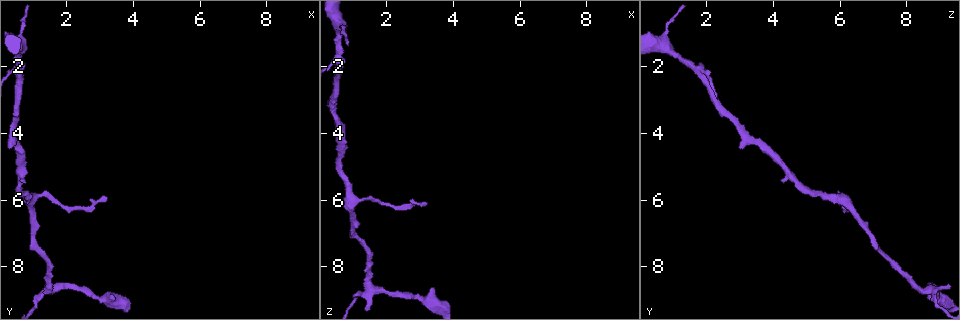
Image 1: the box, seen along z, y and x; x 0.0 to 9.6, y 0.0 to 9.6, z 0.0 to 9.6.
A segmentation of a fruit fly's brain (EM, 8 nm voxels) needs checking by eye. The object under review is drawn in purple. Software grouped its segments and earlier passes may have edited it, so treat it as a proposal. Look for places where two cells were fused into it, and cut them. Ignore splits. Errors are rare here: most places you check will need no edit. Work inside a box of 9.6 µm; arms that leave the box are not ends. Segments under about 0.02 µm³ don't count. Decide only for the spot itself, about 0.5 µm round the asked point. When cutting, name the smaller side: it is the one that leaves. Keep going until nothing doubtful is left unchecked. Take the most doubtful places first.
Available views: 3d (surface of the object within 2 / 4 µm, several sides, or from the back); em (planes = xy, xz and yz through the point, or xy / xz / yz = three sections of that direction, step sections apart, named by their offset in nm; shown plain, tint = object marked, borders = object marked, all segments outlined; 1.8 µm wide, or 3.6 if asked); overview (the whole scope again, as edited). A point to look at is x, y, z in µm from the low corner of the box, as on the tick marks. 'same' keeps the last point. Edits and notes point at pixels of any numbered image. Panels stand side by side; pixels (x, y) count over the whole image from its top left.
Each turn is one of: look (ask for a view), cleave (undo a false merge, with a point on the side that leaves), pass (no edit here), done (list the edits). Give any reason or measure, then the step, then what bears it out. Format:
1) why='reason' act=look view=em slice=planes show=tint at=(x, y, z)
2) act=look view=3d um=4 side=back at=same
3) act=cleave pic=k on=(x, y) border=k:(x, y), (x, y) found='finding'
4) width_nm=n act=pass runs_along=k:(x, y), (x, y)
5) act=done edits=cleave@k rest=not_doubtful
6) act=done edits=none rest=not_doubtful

why='narrows sharply' act=look view=3d um=2 at=(0.60, 2.10, 1.85)

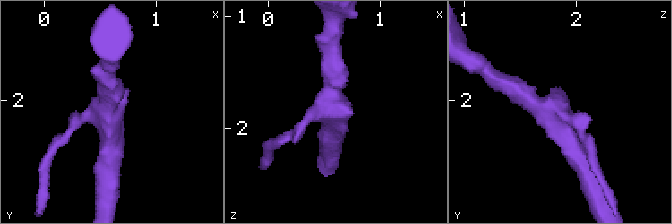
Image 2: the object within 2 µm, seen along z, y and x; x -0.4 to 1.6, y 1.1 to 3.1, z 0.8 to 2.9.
arms=3 act=look view=em slice=planes show=tint at=(0.60, 2.08, 1.80)

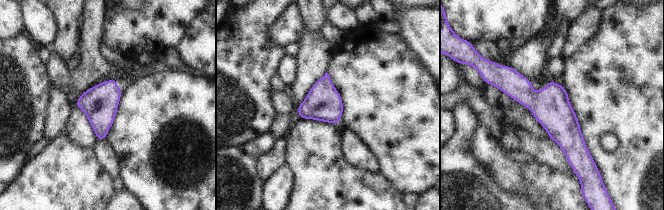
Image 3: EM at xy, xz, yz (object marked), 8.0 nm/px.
act=pass runs_along=3:(496, 83), (517, 86), (586, 153) found='continuous, no second cell'

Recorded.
why='arms part here' act=look view=3d um=4 at=(1.50, 8.70, 8.65)

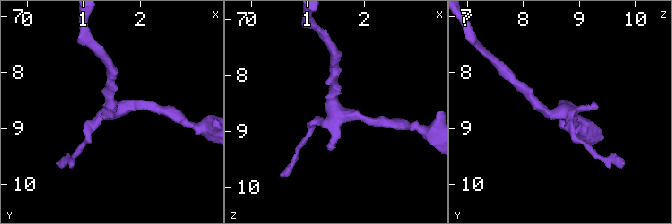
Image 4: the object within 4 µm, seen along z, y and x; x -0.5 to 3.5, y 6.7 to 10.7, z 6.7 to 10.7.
act=look view=em slice=planes show=tint at=(1.50, 8.70, 8.65)

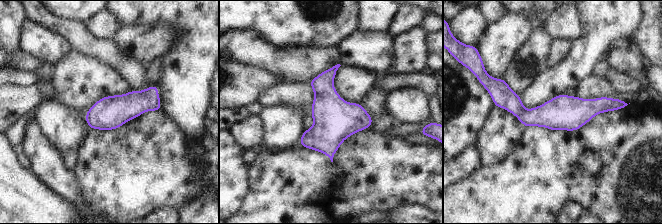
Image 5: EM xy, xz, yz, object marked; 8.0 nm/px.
act=pass runs_along=5:(496, 101), (523, 114), (615, 107) found='all the same cell'

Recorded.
why='arms part here' act=look view=em slice=planes show=tint at=(1.00, 5.95, 6.05)

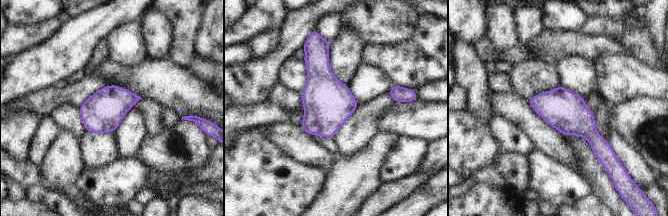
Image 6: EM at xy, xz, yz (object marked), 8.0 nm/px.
act=pass found='continuous, no second cell'

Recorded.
act=done edits=none rest=not_doubtful

